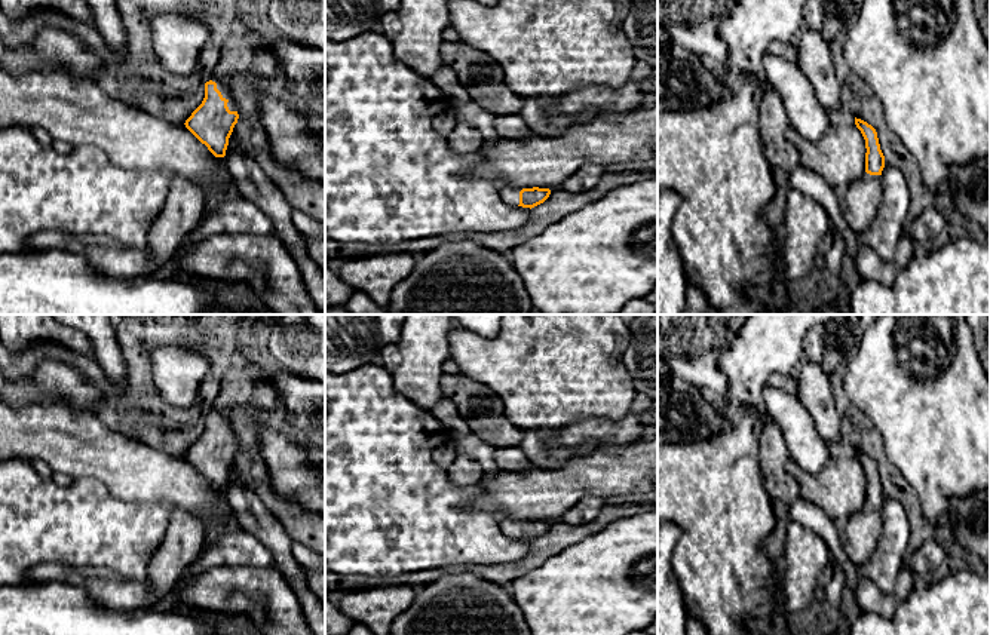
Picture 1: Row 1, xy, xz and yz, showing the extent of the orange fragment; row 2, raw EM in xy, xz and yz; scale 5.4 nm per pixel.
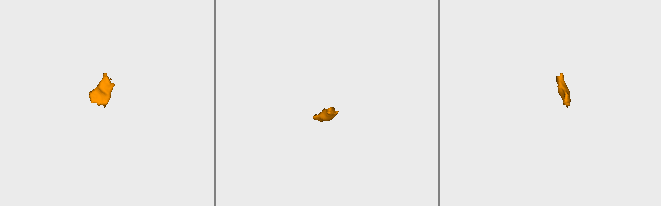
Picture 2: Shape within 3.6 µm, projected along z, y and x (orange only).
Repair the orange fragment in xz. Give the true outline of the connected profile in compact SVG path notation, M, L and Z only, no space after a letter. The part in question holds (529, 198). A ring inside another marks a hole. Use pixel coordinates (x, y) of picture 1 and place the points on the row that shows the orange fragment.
M511 185L500 187L500 197L512 206L534 208L543 203L551 194L549 188L517 188Z

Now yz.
M856 117L855 125L865 139L865 172L848 187L843 217L855 234L862 234L876 218L882 200L885 156L880 150L876 129Z

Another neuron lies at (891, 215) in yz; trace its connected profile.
M894 165L882 171L882 200L871 226L858 234L859 245L868 245L886 260L894 261L895 248L904 237L904 224L910 209L910 188L904 172Z

